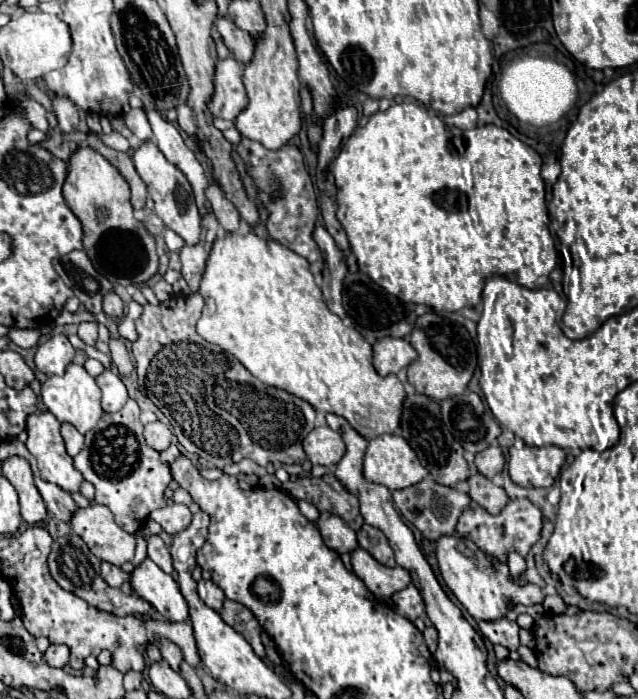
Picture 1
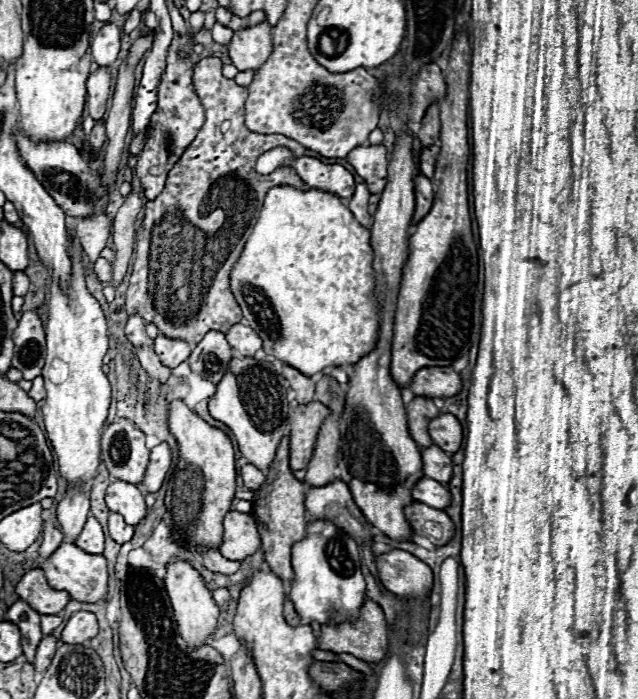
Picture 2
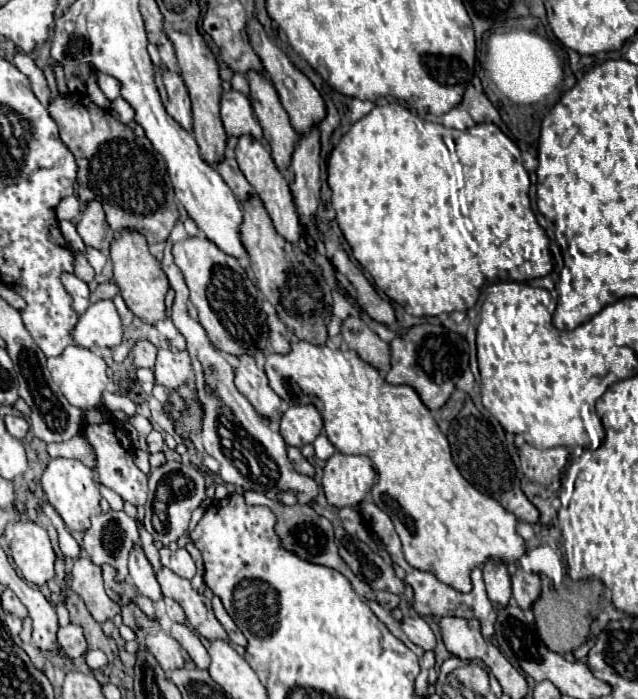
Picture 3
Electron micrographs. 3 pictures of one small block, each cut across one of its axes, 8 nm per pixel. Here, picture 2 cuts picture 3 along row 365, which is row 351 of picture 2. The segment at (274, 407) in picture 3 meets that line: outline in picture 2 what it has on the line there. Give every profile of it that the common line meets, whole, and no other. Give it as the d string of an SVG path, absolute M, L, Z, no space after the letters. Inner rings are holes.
M238 322L226 332L226 340L232 348L236 348L242 356L254 356L262 348L260 336L244 322Z

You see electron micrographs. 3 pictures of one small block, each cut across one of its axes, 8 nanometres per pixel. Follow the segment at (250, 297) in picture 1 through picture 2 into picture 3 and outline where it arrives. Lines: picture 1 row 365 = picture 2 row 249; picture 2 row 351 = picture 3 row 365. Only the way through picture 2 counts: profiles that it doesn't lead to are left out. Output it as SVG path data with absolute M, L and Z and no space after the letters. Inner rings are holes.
M294 340L290 344L290 352L286 354L268 354L264 370L270 380L270 388L286 404L298 406L306 402L318 408L324 420L324 432L338 452L364 454L374 462L380 480L370 490L372 502L394 522L394 528L402 540L402 552L410 566L432 572L440 582L460 592L468 592L470 570L484 564L486 558L494 558L504 564L518 564L520 556L526 552L526 542L516 534L514 528L518 518L512 512L504 510L500 502L478 492L462 478L460 470L452 462L446 436L442 434L432 412L424 406L412 386L388 384L374 366L364 362L352 350L316 346L304 340Z

